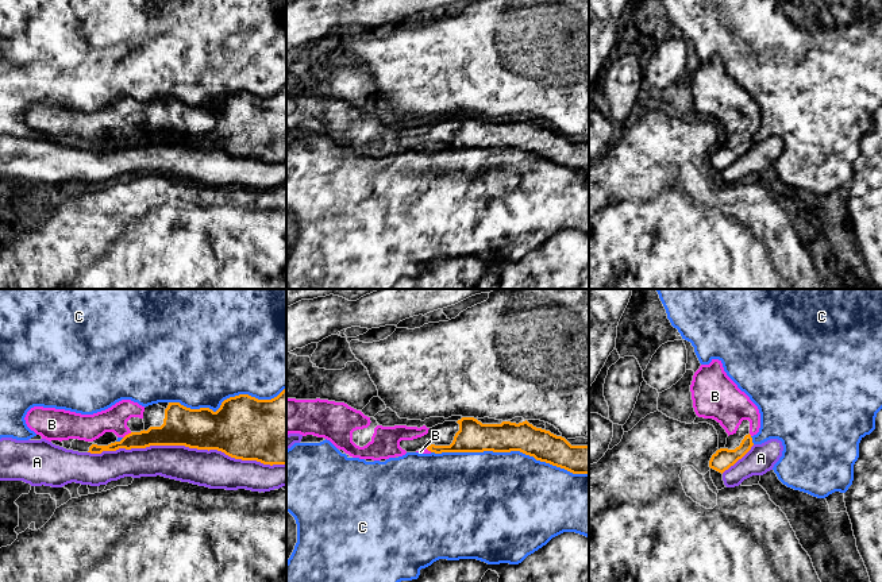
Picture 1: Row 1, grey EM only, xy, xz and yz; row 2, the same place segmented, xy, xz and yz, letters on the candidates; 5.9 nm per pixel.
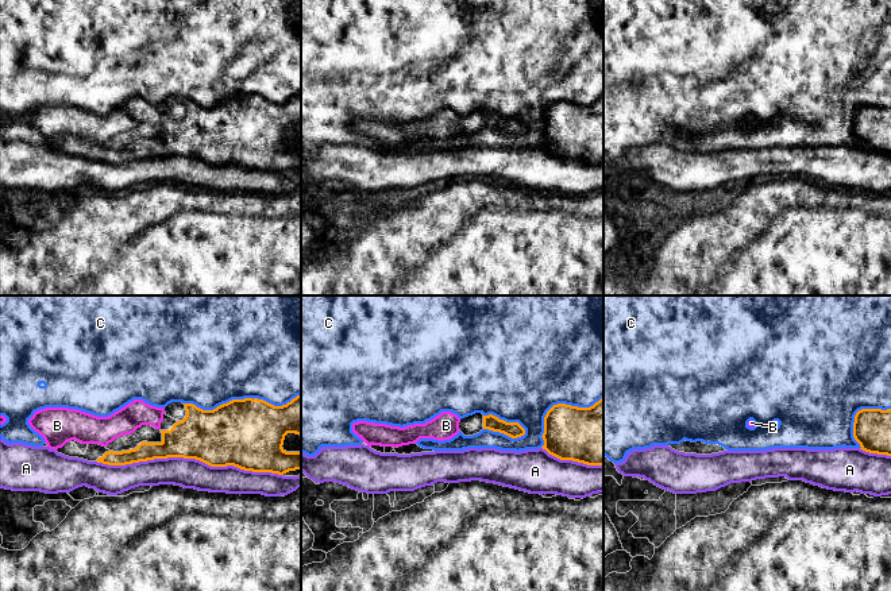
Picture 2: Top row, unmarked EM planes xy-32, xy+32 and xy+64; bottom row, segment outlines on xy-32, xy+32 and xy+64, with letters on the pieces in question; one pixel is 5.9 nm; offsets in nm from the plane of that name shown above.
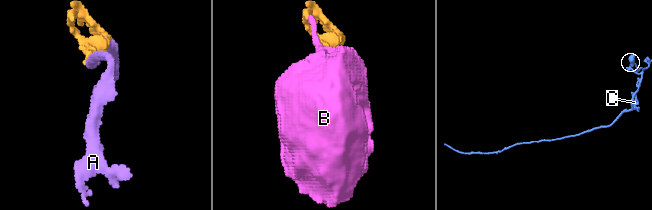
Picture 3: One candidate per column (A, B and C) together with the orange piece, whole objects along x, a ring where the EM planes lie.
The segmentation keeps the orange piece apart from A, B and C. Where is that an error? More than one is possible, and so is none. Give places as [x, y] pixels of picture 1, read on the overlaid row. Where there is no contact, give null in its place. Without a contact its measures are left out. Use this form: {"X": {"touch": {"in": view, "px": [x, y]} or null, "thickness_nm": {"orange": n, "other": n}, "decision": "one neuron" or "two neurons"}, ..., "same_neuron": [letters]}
{"A": {"touch": {"in": "xy", "px": [187, 446]}, "thickness_nm": {"orange": 260, "other": 220}, "decision": "two neurons"}, "B": {"touch": {"in": "xy", "px": [128, 434]}, "thickness_nm": {"orange": 150, "other": 160}, "decision": "one neuron"}, "C": {"touch": {"in": "xz", "px": [509, 451]}, "thickness_nm": {"orange": 190, "other": 500}, "decision": "two neurons"}, "same_neuron": ["B"]}

